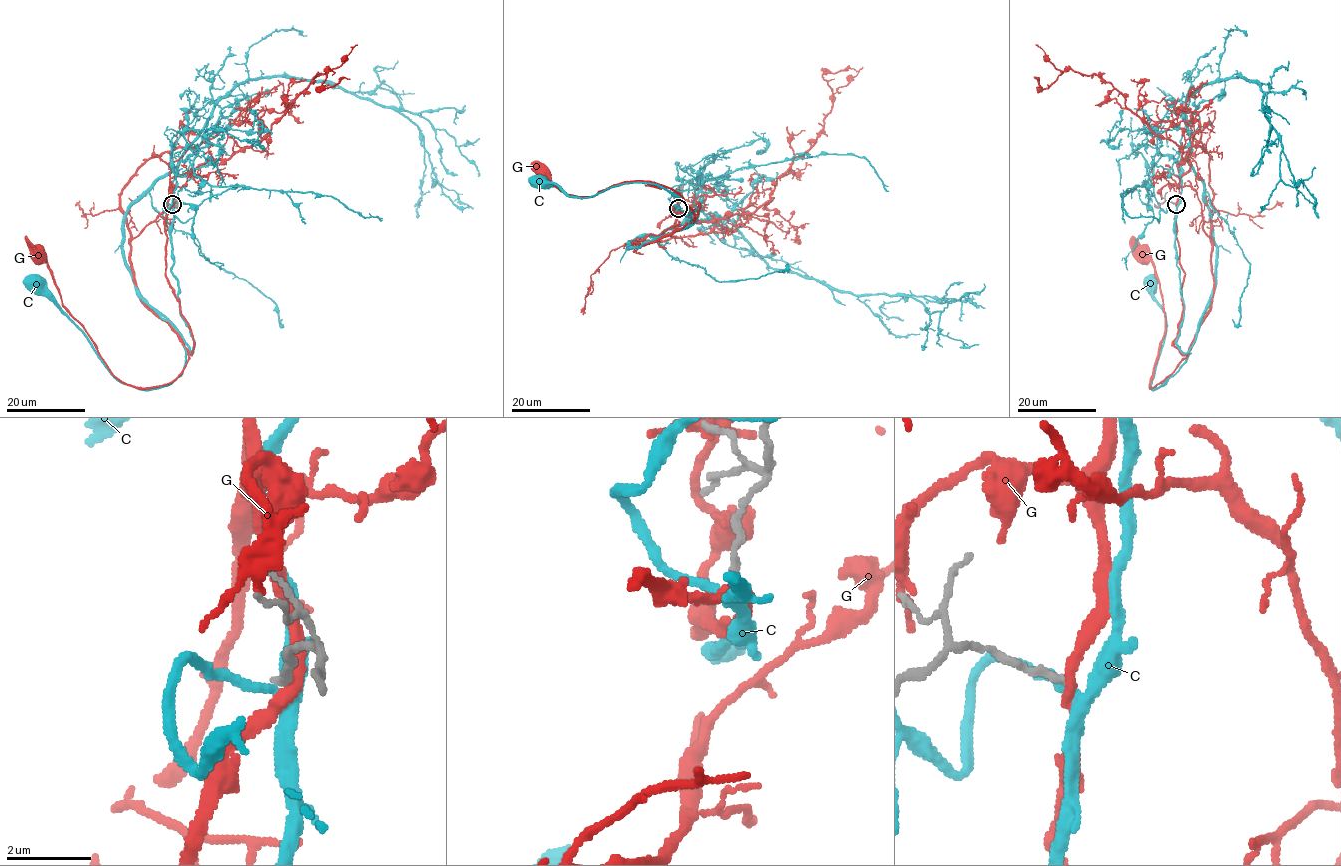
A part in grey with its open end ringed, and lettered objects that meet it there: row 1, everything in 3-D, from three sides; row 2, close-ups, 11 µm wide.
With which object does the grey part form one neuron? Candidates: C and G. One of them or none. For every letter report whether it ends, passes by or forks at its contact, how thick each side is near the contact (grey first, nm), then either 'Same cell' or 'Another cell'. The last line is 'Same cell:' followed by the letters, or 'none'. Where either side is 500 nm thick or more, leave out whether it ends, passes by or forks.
C: It forks there. Thickness 200 nm (grey) against 240 nm. Another cell
G: It passes by. Thickness 200 nm (grey) against 280 nm. Another cell
Same cell: none

